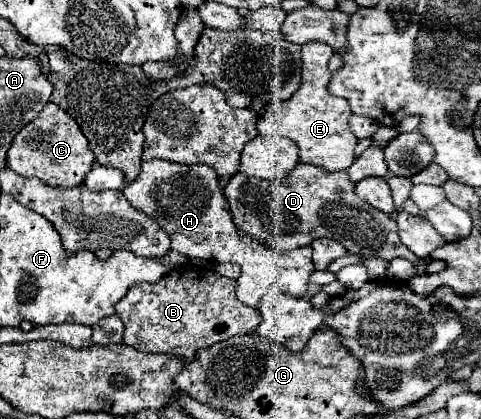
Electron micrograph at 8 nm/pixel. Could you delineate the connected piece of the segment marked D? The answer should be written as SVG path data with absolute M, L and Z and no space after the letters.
M298 162L296 168L278 182L248 178L238 172L228 180L224 194L230 202L238 230L272 248L294 250L300 246L310 246L316 238L332 238L350 254L364 258L376 256L386 262L406 258L412 264L418 264L418 258L400 242L396 220L360 200L354 192L354 182L344 170L326 172L318 166Z

